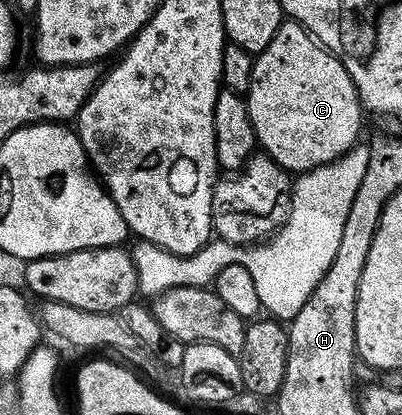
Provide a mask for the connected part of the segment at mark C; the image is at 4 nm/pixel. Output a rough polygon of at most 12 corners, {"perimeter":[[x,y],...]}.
{"perimeter":[[284,20],[245,96],[258,148],[292,175],[360,140],[341,62]]}

